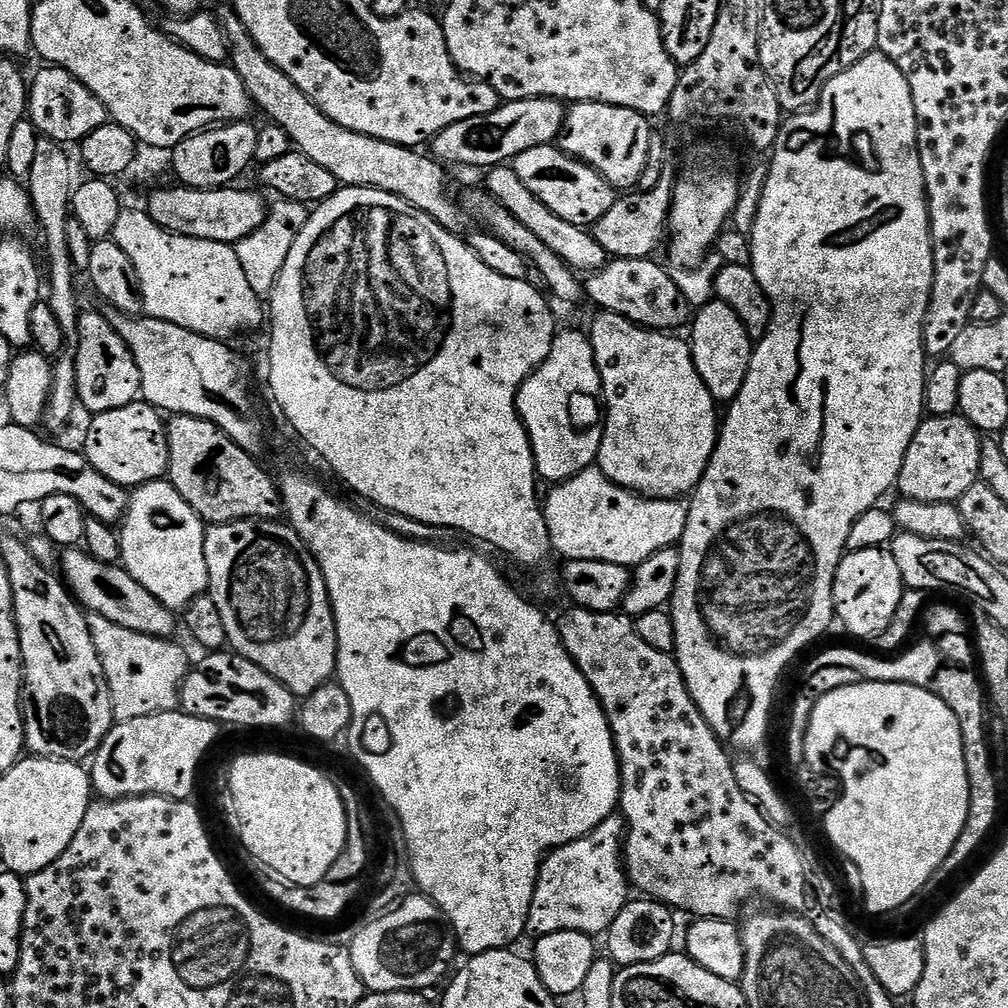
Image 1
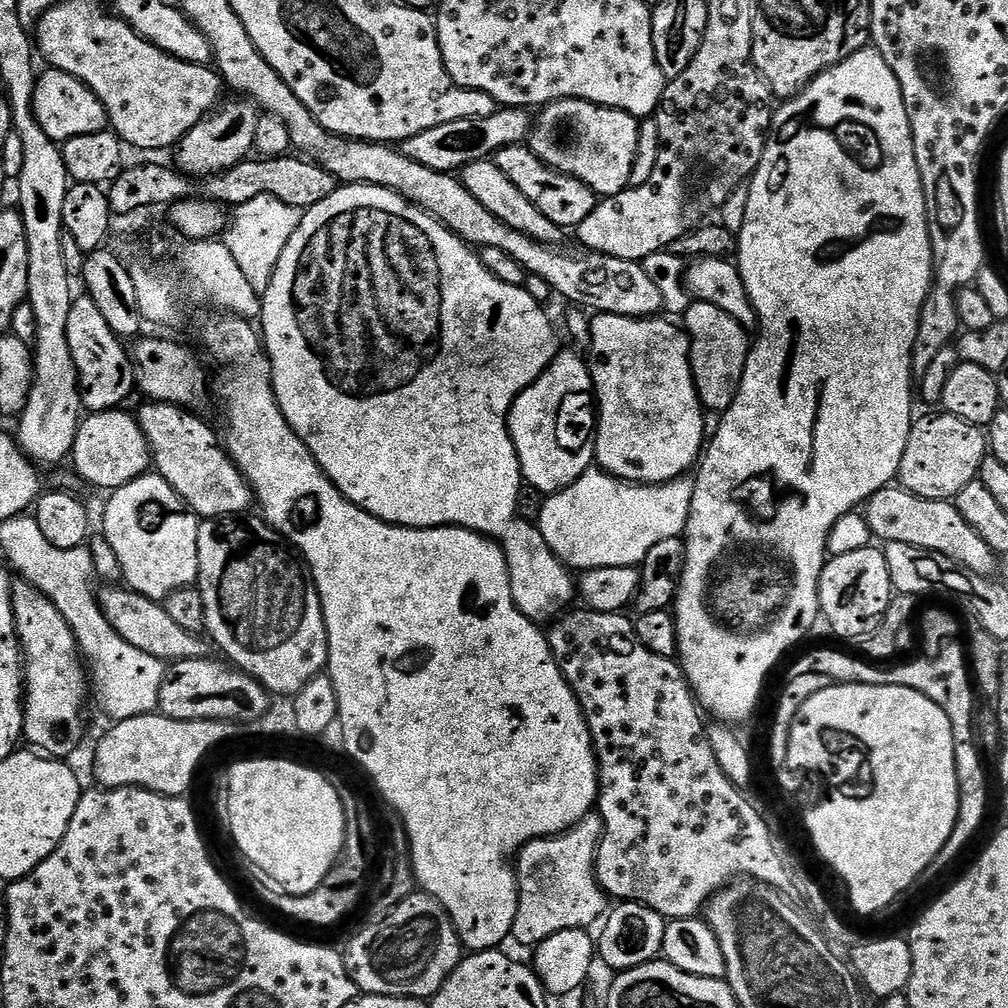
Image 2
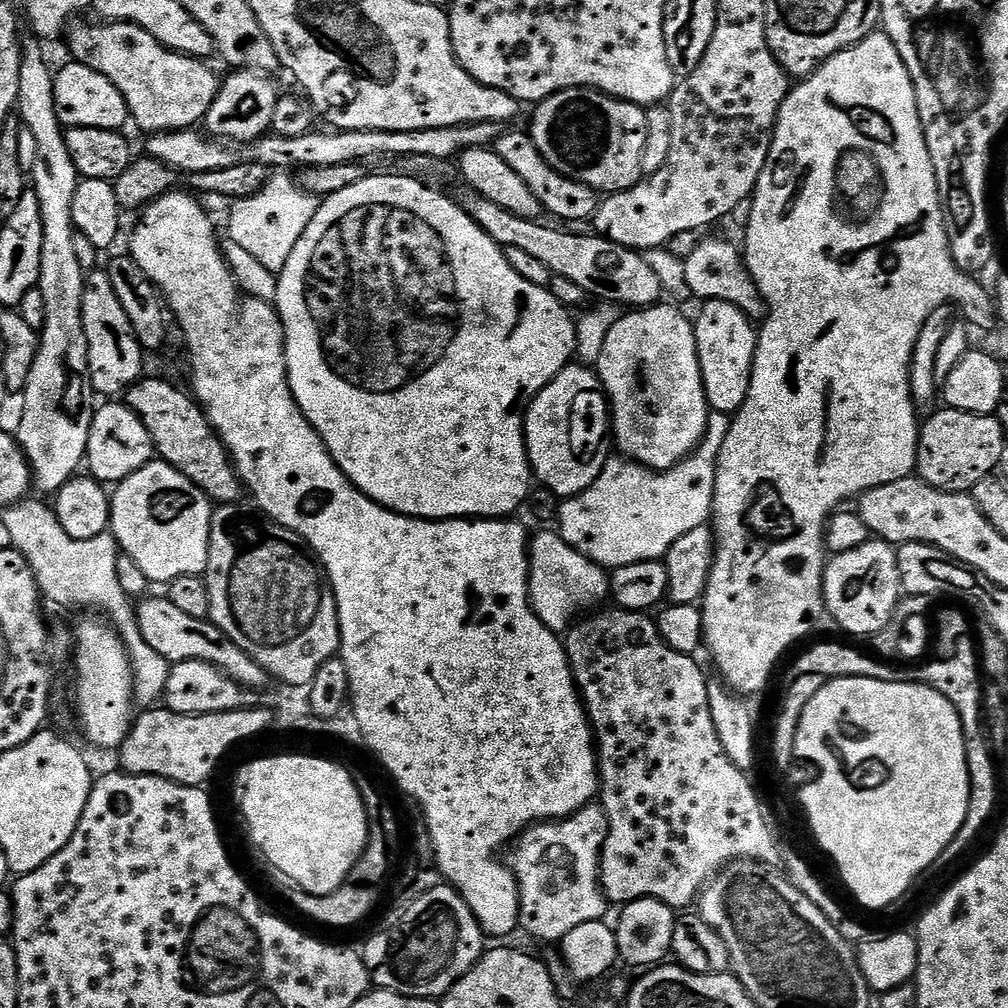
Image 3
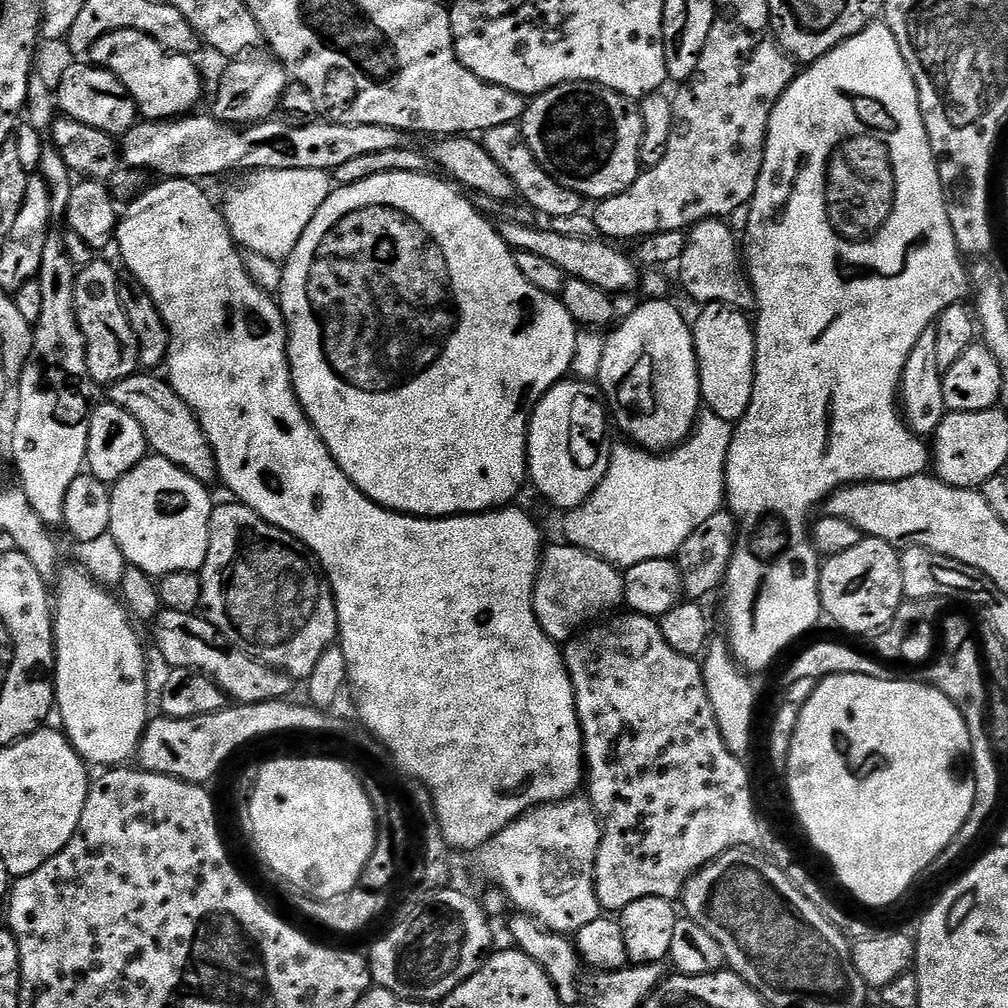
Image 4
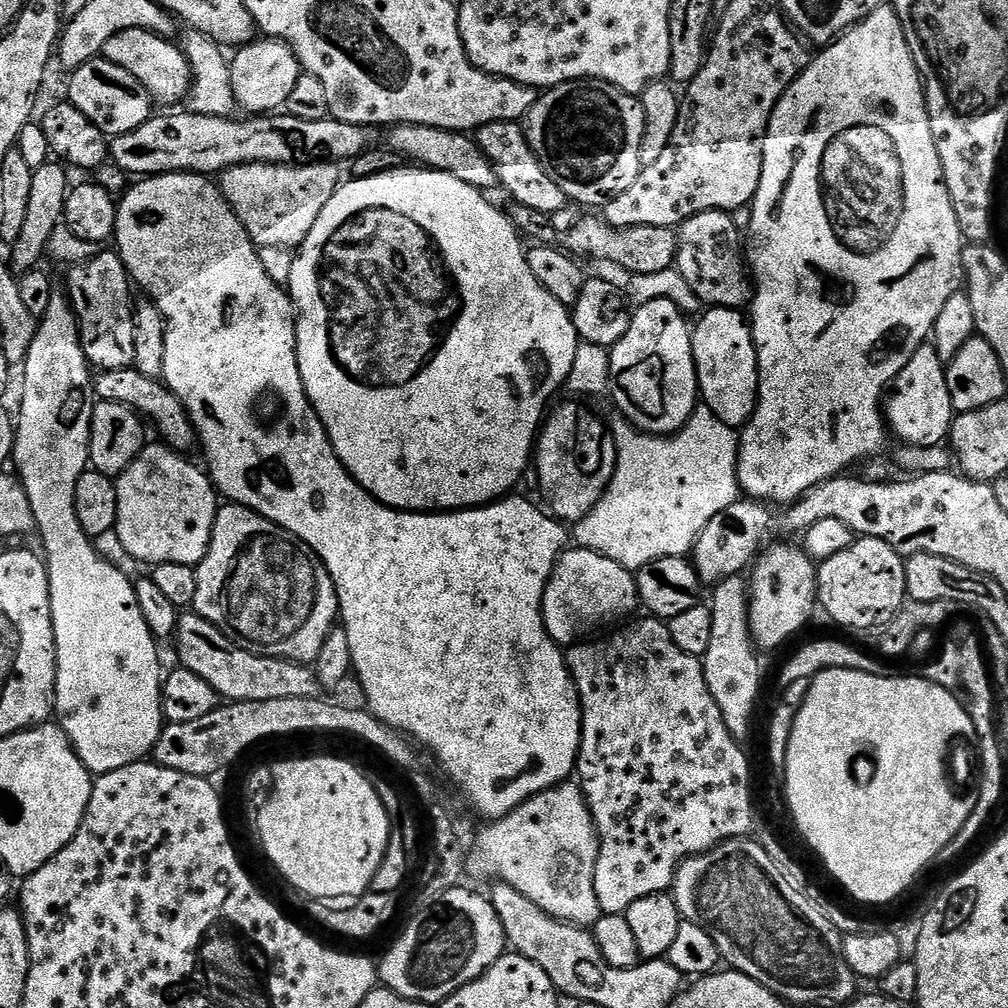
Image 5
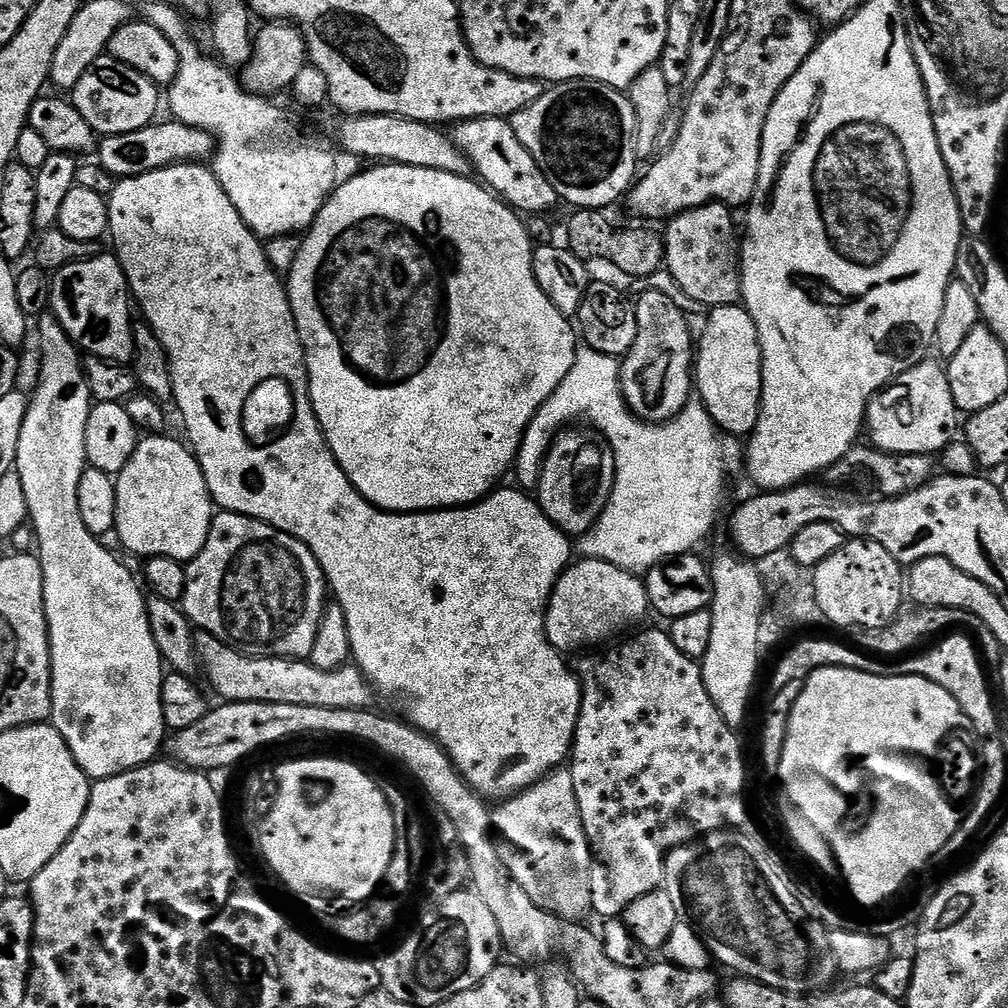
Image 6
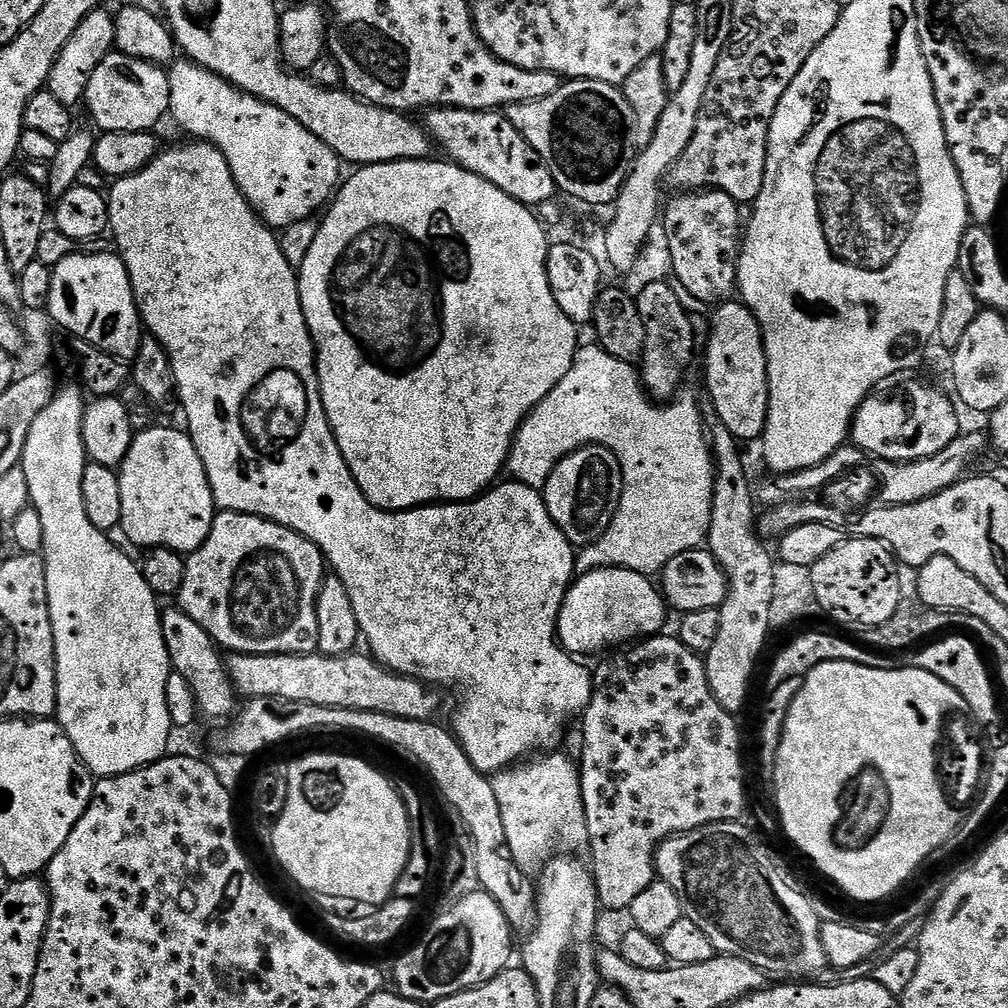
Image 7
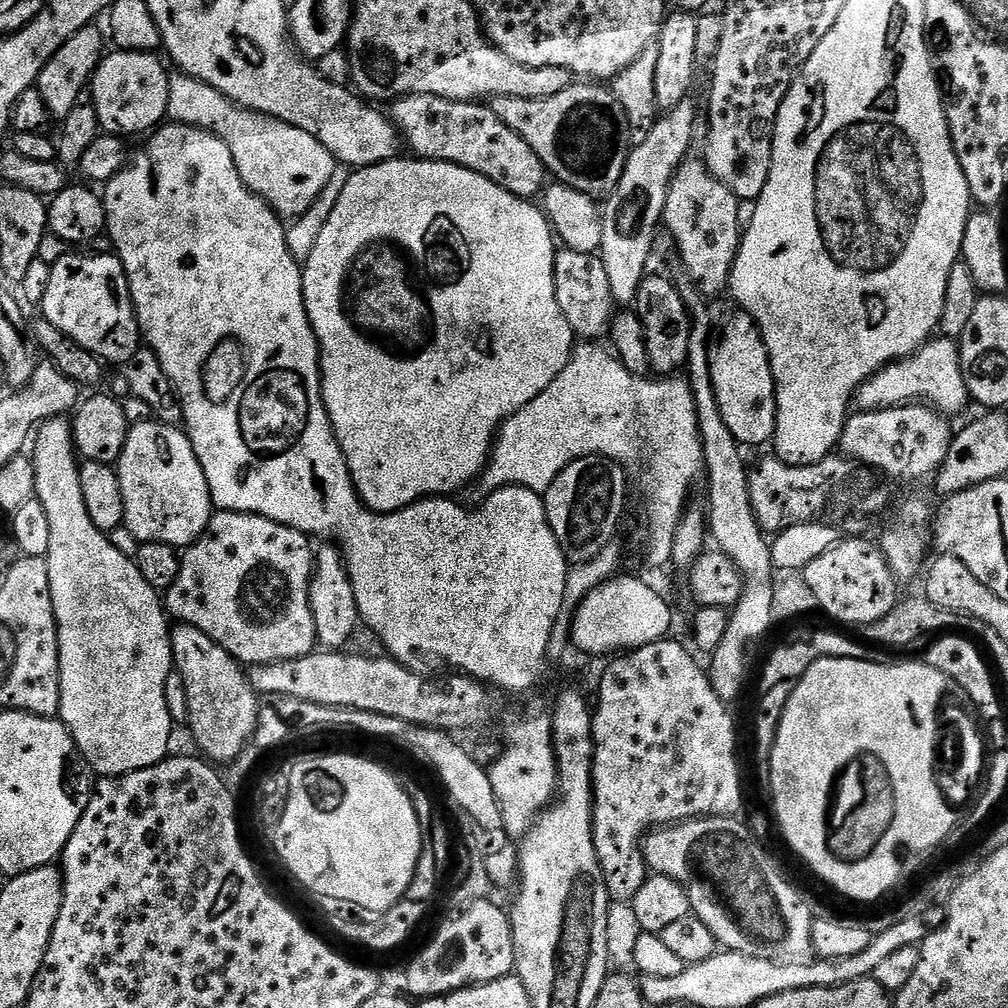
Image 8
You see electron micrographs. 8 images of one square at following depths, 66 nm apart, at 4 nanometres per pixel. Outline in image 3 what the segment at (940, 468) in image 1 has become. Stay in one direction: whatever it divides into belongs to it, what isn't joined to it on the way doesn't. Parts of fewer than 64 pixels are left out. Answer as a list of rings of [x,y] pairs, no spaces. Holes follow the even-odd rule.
[[[947,406],[941,409],[941,412],[933,411],[933,416],[920,425],[915,475],[943,492],[971,493],[982,478],[997,471],[1004,456],[1006,433],[995,415],[966,414]]]

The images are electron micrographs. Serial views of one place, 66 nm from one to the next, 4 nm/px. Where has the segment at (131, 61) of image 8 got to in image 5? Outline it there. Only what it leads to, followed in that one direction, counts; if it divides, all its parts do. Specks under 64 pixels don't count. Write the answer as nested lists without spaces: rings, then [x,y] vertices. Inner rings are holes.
[[[103,58],[88,60],[69,76],[72,77],[68,80],[67,103],[80,110],[109,138],[138,130],[138,126],[142,126],[153,115],[154,106],[148,93],[133,76],[117,64],[111,64]]]

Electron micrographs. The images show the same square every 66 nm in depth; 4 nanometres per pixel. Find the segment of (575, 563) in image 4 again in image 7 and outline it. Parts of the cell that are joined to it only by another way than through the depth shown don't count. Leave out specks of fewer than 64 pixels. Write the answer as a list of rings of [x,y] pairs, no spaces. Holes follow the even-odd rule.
[[[599,568],[593,572],[579,573],[568,585],[564,600],[560,603],[560,612],[557,614],[556,639],[560,647],[573,657],[585,658],[584,656],[592,656],[603,648],[628,646],[641,638],[663,633],[666,605],[657,585],[648,580],[651,579],[645,573],[629,568]]]

